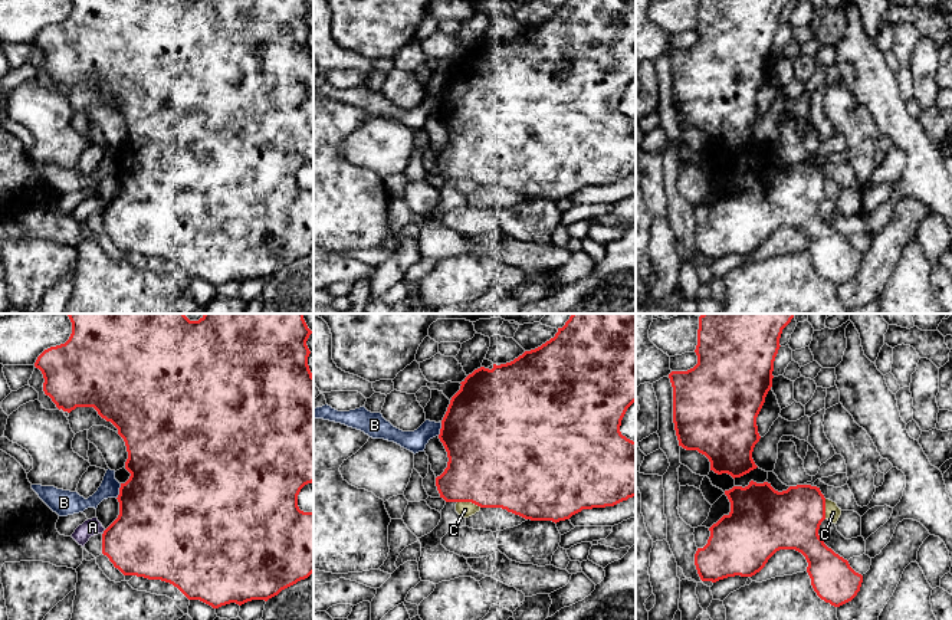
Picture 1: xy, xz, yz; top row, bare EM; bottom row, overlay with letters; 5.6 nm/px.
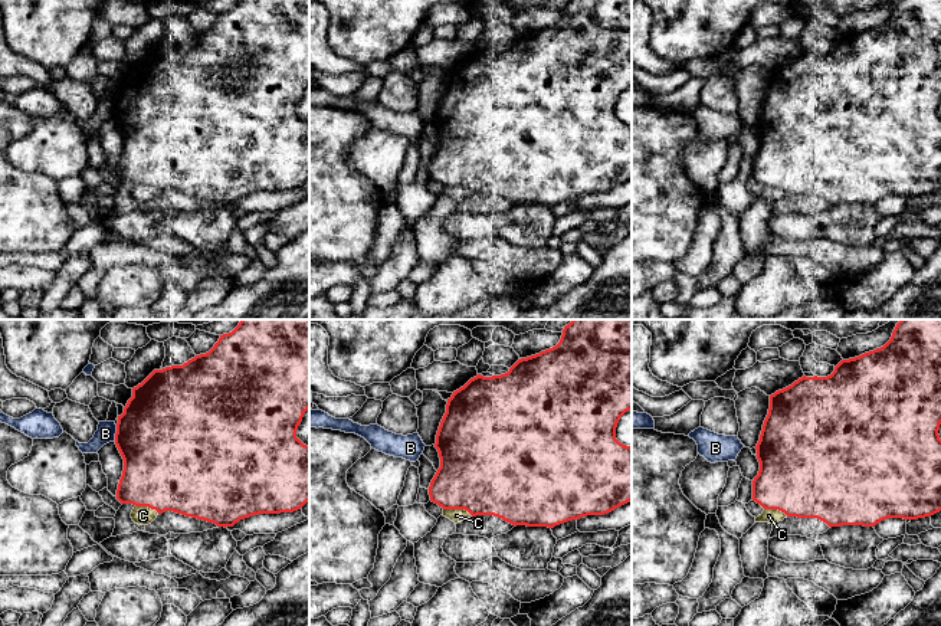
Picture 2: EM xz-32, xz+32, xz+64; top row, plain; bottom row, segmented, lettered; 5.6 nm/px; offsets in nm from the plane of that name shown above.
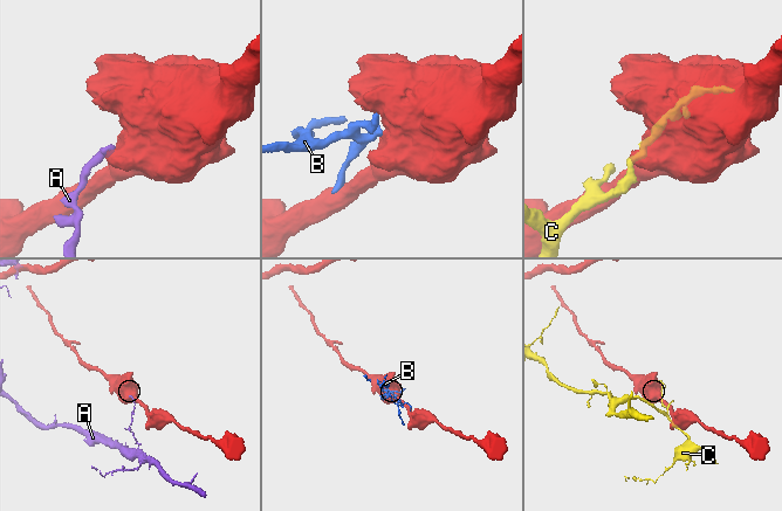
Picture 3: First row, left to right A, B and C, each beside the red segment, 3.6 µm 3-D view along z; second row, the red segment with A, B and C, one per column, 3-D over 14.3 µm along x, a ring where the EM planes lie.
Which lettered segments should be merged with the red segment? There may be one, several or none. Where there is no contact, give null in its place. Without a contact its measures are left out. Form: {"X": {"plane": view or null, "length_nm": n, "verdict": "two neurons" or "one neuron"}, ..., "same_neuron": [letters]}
{"A": {"plane": "xy", "length_nm": 40, "verdict": "two neurons"}, "B": {"plane": "xy", "length_nm": 90, "verdict": "two neurons"}, "C": {"plane": "xz", "length_nm": 140, "verdict": "two neurons"}, "same_neuron": []}

